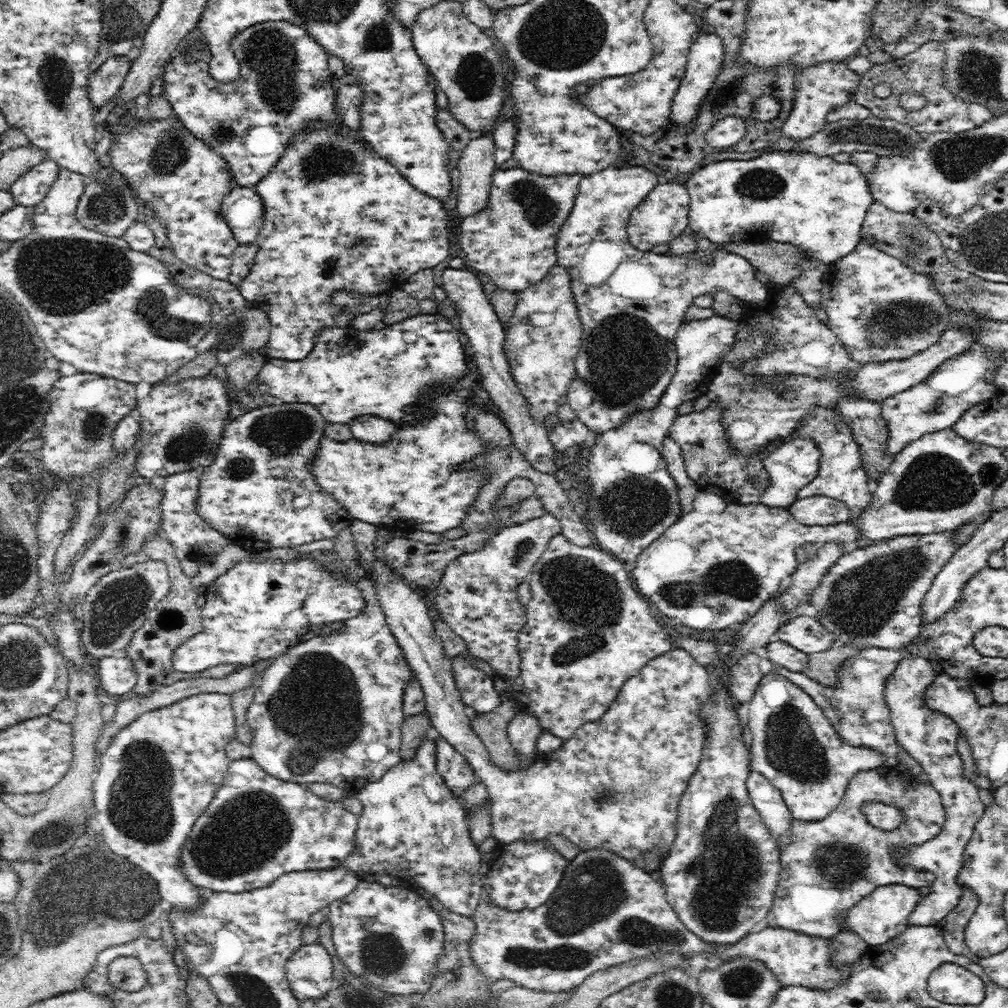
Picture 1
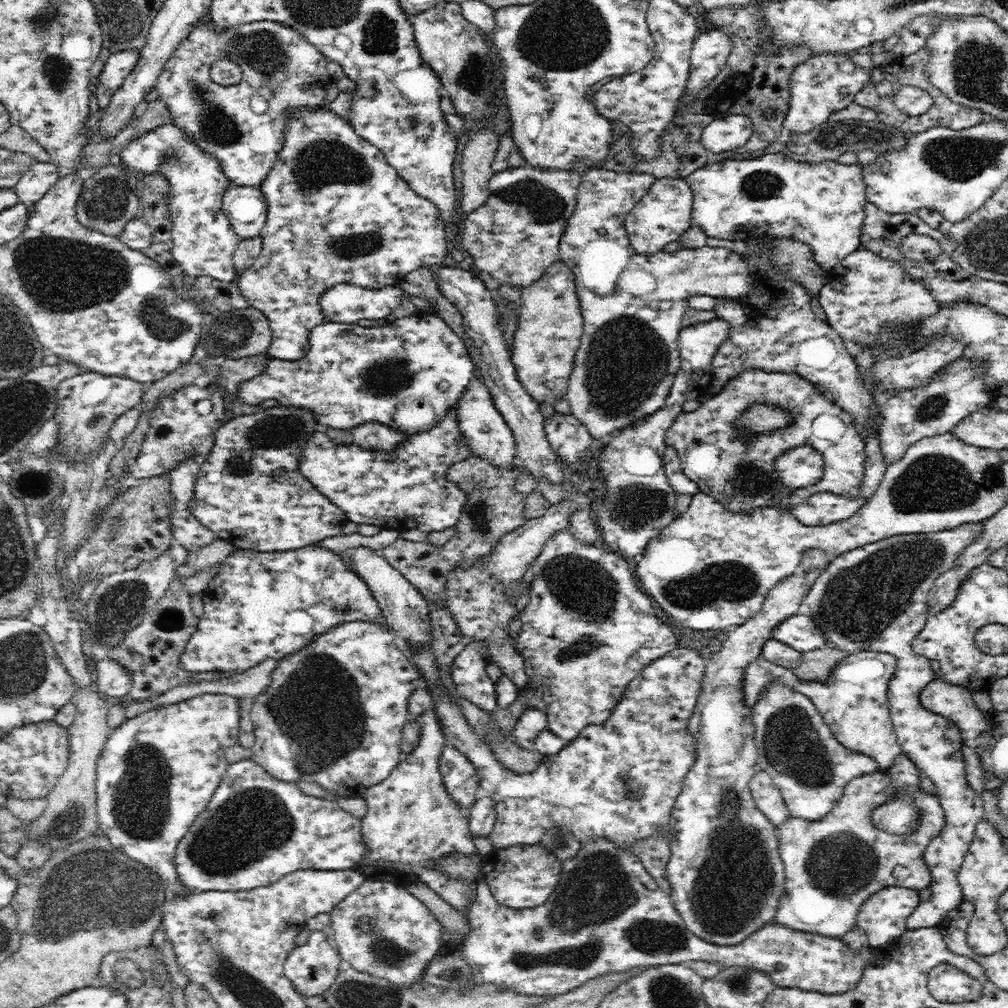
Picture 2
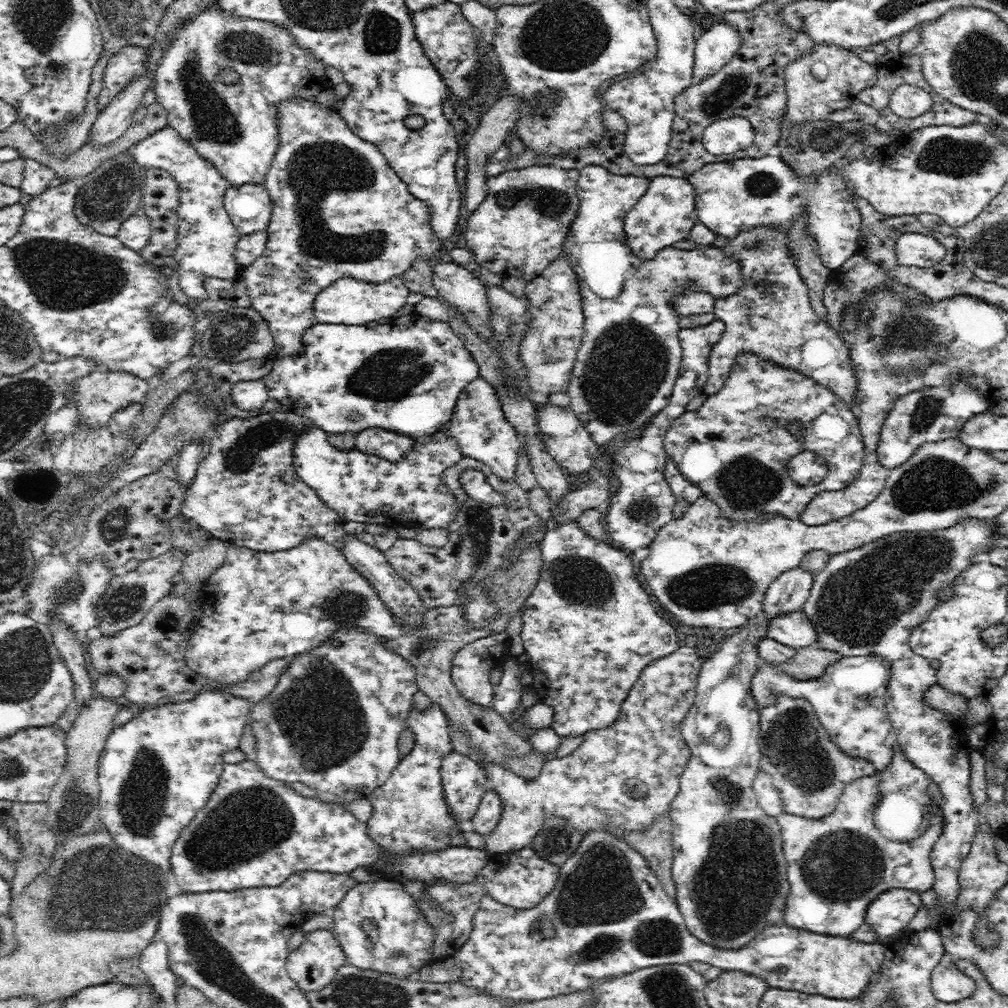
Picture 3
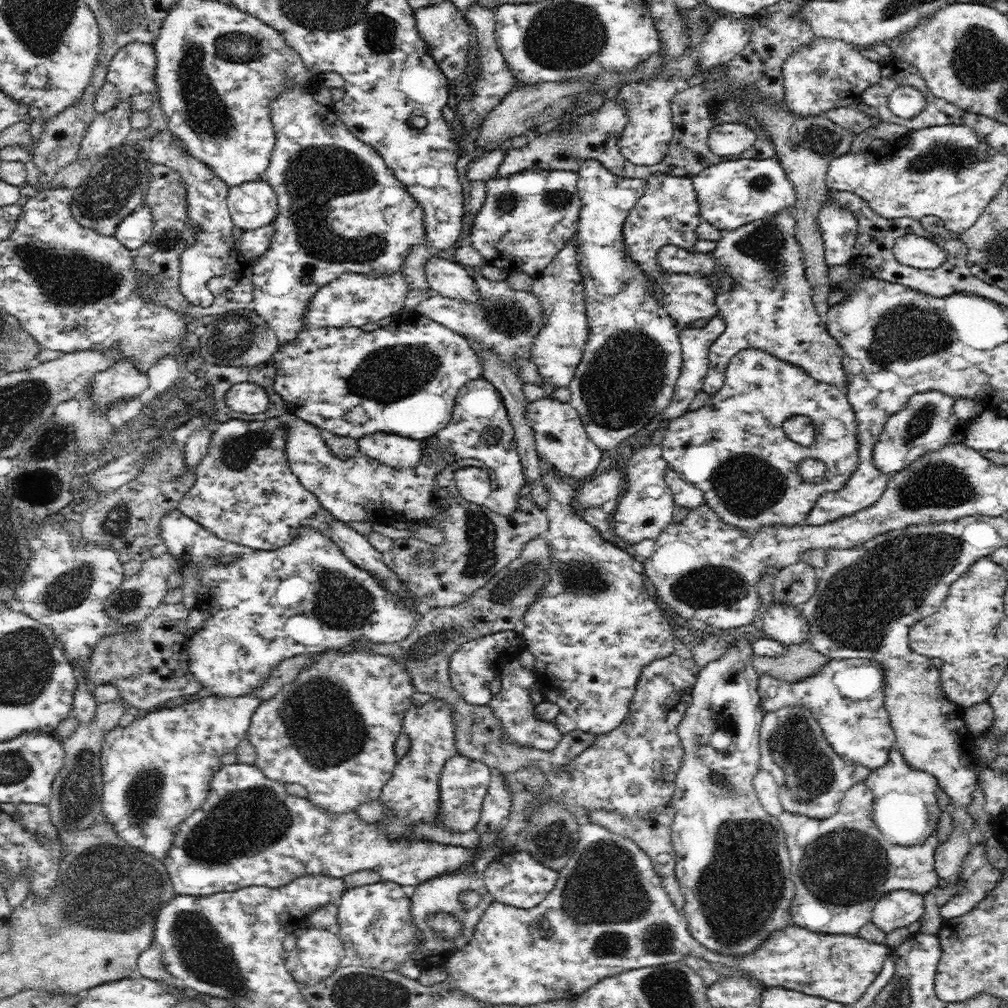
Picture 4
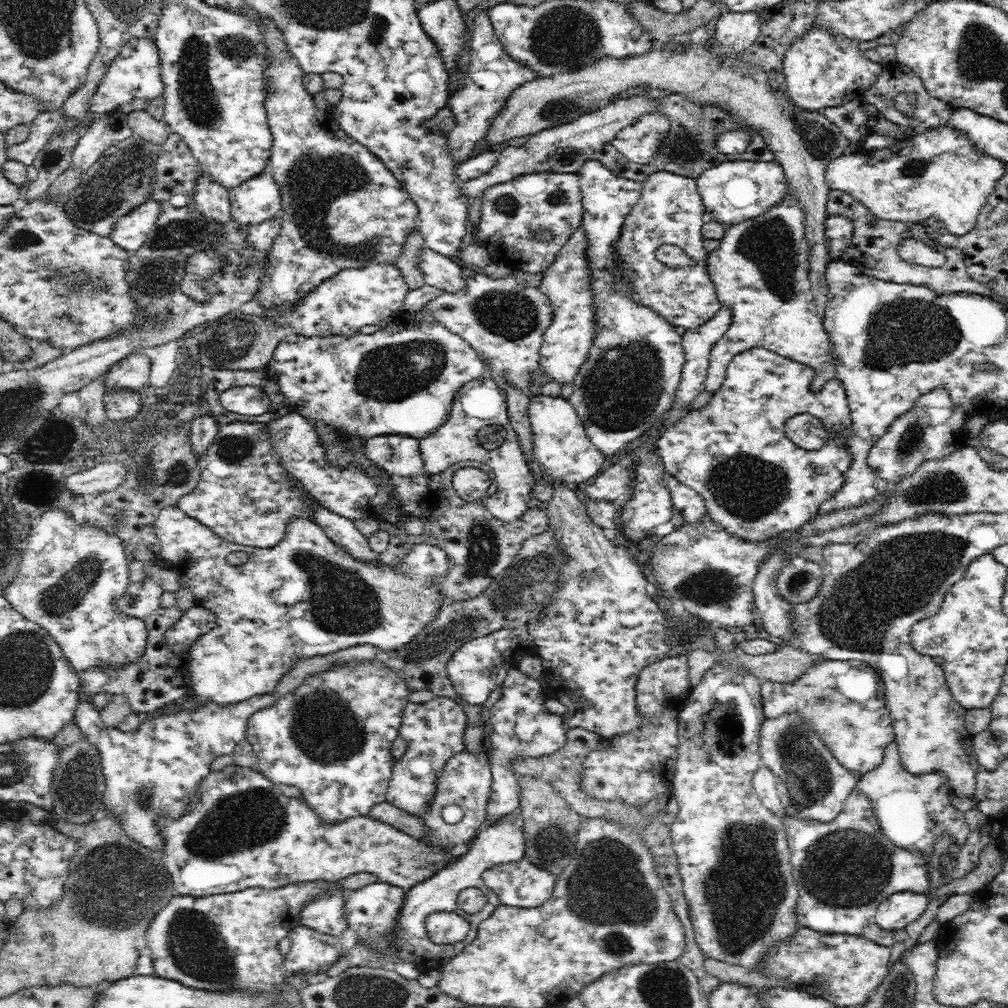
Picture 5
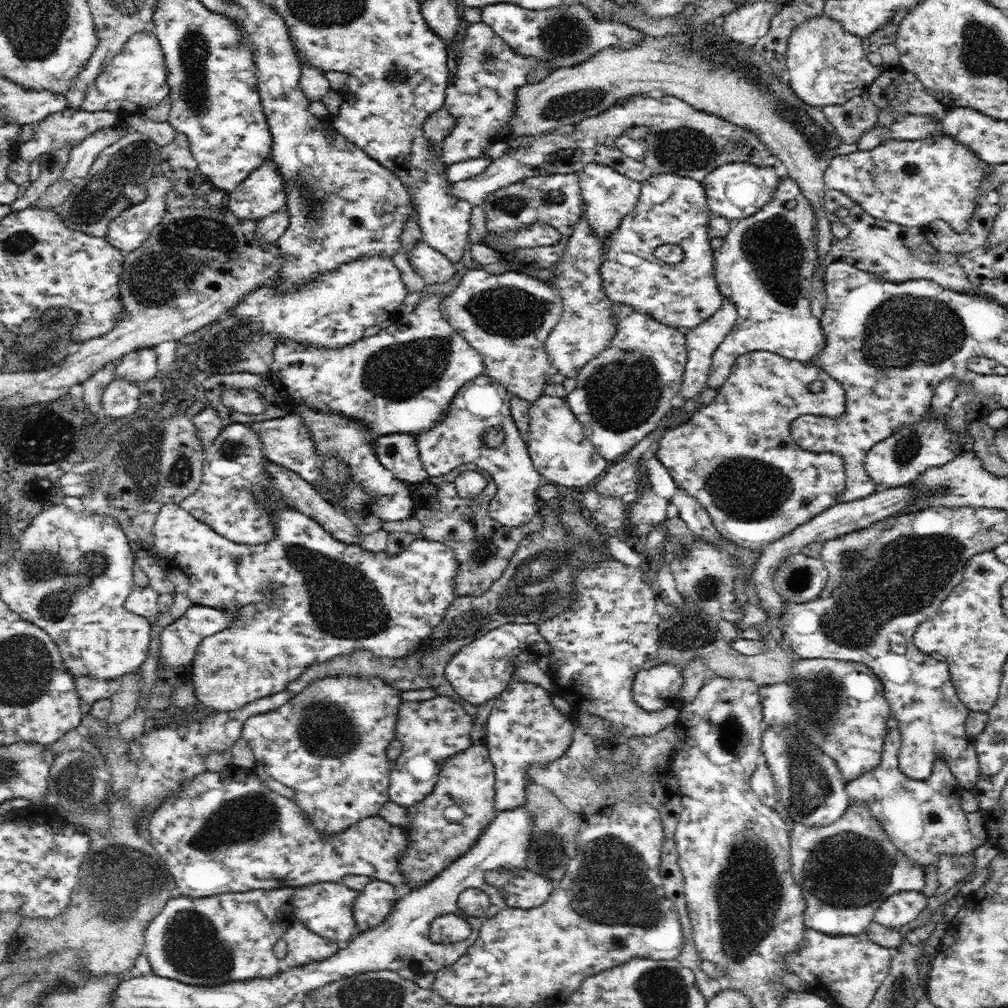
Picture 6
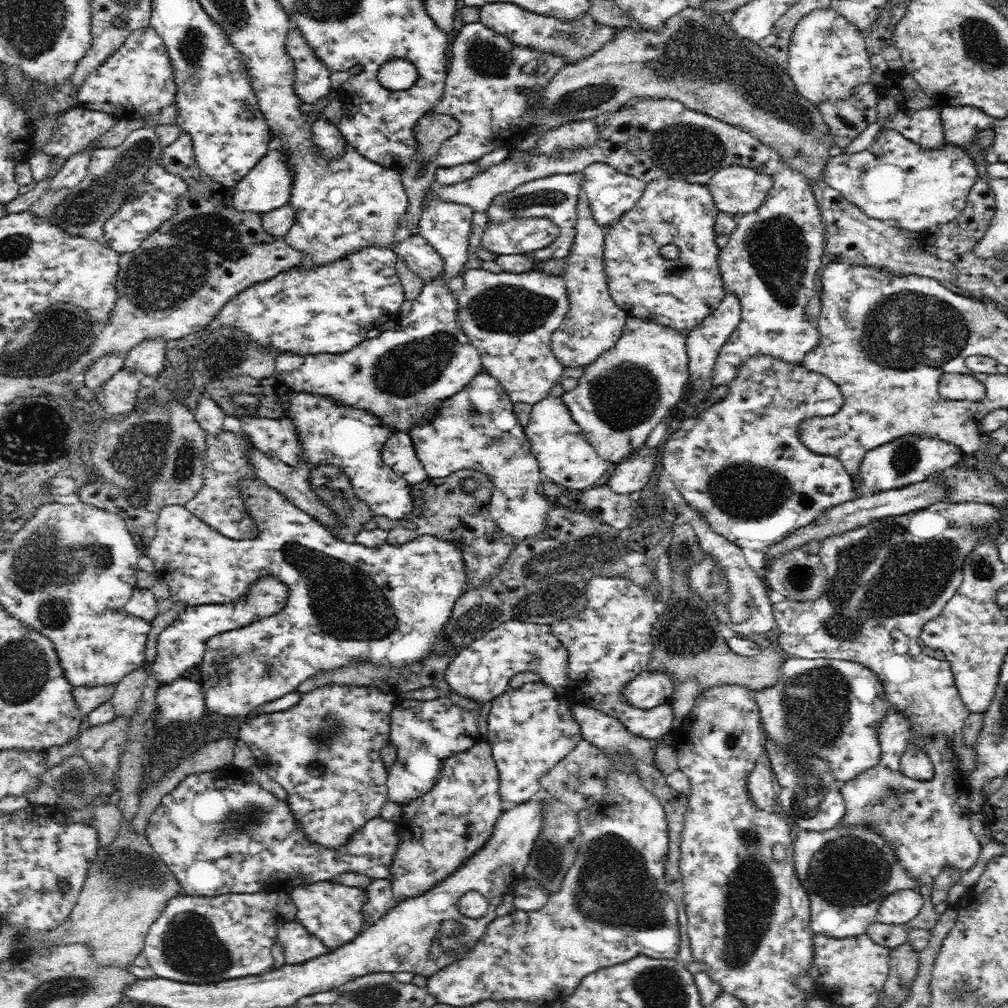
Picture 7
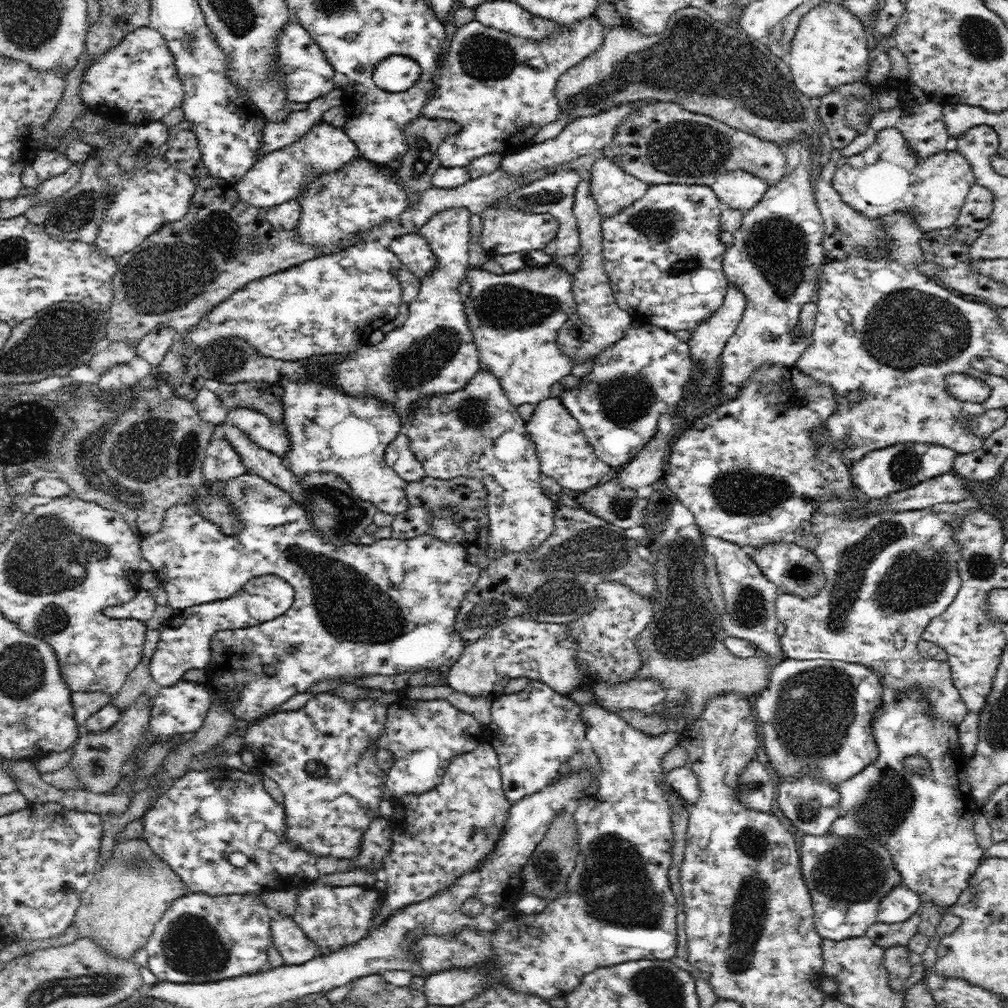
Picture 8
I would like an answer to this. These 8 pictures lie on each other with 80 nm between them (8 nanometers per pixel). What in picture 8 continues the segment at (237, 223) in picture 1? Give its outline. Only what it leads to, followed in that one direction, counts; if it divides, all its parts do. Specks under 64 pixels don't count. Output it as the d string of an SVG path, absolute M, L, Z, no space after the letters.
M328 123L316 125L290 146L269 152L259 158L252 168L235 182L236 191L241 203L246 206L268 210L297 199L298 194L313 180L313 177L320 177L321 174L342 168L353 157L358 156L360 154L357 147L343 127L334 127Z

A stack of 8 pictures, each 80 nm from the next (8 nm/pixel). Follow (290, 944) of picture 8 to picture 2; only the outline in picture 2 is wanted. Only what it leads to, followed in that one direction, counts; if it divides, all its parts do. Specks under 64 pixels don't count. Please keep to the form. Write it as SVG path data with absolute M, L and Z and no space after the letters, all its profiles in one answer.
M311 932L304 945L292 950L283 964L284 974L303 998L326 992L334 984L337 974L344 966L341 958L327 941L326 934Z

